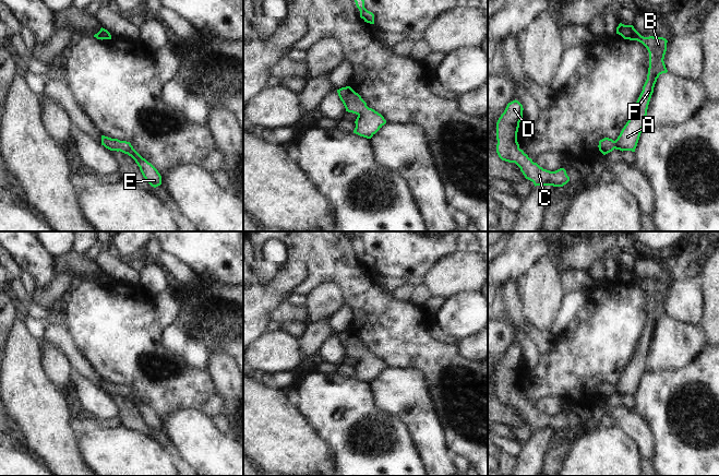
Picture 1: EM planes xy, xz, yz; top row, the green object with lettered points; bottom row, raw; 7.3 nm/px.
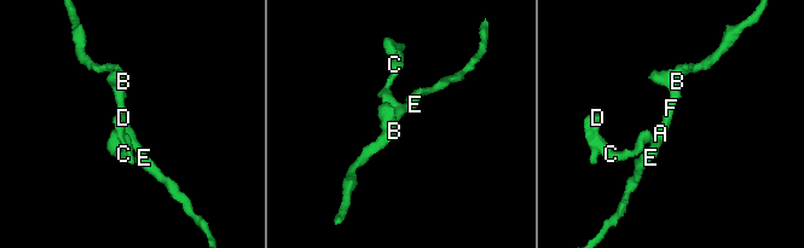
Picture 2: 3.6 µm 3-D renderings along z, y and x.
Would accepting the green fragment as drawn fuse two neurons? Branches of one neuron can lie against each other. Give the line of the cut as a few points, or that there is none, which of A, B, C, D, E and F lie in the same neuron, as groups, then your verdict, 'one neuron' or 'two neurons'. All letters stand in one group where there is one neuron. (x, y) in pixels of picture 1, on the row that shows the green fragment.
no cut | A B C D E F | one neuron

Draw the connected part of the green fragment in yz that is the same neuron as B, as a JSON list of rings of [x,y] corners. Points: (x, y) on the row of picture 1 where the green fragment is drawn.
[[[622,23],[616,27],[616,34],[624,39],[637,40],[642,43],[649,52],[649,68],[647,80],[643,86],[643,91],[636,102],[633,114],[620,135],[615,141],[604,138],[599,141],[599,151],[606,155],[614,148],[620,151],[635,152],[643,128],[646,126],[646,116],[648,105],[654,93],[654,87],[660,74],[667,73],[664,64],[664,55],[667,51],[668,40],[663,37],[644,37],[633,25],[624,25]]]

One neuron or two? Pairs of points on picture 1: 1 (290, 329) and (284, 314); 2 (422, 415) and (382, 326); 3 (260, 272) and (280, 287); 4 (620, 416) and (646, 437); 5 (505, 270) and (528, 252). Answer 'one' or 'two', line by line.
1: two
2: two
3: two
4: one
5: one

